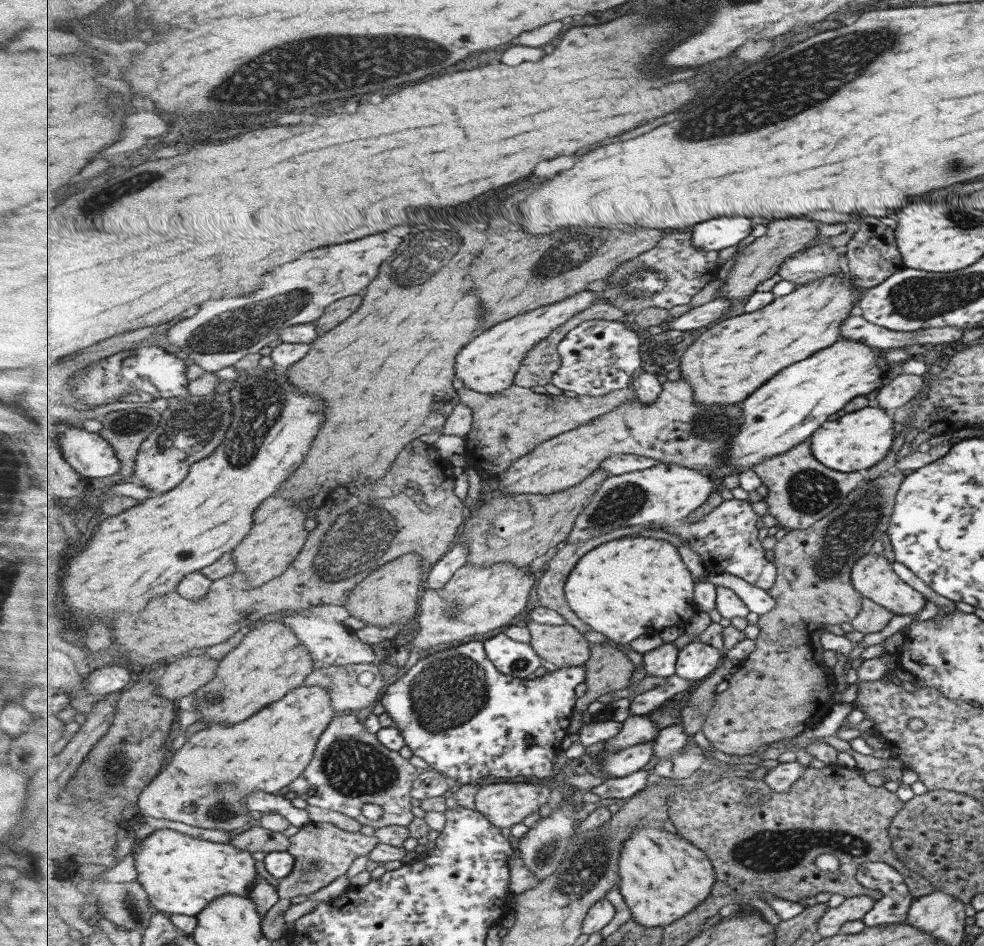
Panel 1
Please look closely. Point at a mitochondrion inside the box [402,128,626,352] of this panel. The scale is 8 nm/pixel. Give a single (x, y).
(572, 252)

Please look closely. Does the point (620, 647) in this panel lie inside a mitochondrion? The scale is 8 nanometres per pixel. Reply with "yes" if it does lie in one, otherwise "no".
no

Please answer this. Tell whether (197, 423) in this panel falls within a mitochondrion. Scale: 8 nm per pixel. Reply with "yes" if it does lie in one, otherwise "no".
yes

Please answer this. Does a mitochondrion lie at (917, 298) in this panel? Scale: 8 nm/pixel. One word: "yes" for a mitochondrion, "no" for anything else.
yes

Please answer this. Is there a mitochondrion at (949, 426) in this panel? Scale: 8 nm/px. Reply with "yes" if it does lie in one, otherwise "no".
no

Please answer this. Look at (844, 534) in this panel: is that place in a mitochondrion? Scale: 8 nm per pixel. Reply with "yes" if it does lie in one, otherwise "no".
yes

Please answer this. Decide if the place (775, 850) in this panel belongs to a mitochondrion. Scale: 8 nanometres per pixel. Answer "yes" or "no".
yes

